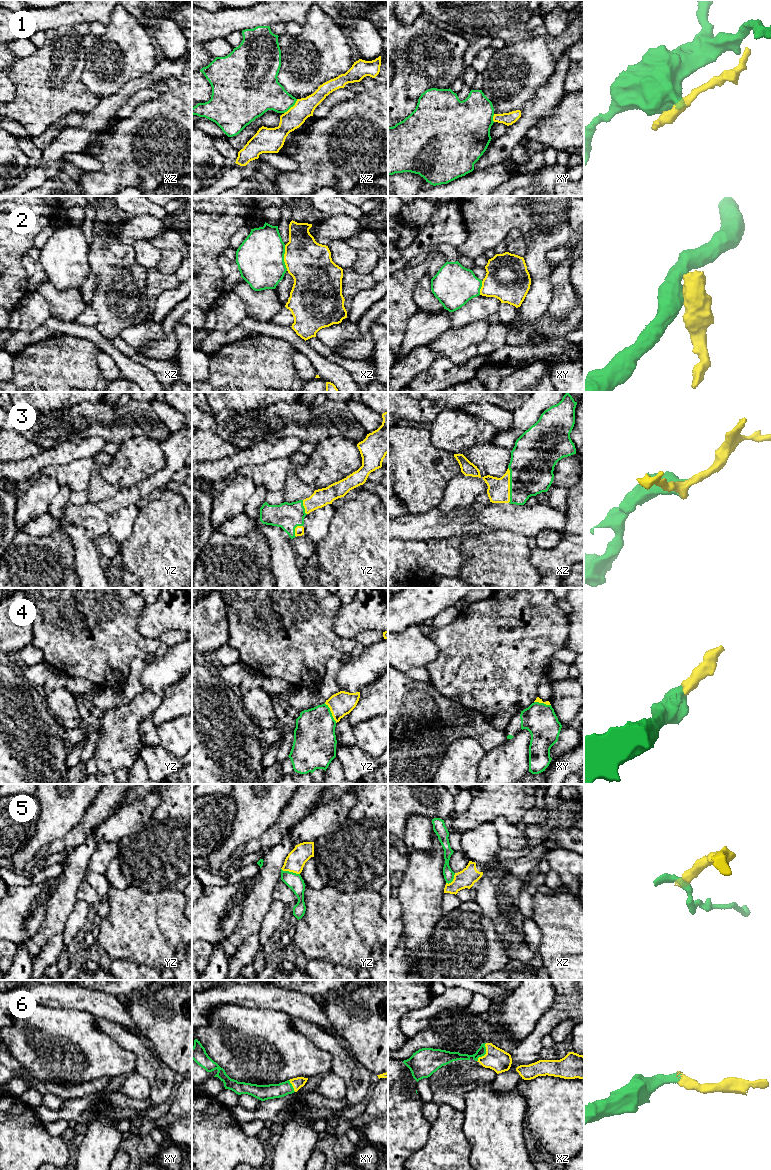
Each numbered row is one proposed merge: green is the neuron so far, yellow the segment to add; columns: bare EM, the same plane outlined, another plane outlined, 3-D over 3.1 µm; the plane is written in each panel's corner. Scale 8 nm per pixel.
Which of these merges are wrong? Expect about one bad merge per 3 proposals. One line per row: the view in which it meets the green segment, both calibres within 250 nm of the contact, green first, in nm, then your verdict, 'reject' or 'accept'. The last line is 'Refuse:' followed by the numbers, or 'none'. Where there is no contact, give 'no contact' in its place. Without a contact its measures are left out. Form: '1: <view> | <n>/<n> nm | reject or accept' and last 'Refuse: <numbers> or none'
1: xz | 280/160 nm | reject
2: xz | 380/360 nm | reject
3: xz | 360/180 nm | accept
4: yz | 340/190 nm | accept
5: yz | 130/160 nm | reject
6: xz | 80/180 nm | accept
Refuse: 1, 2, 5

